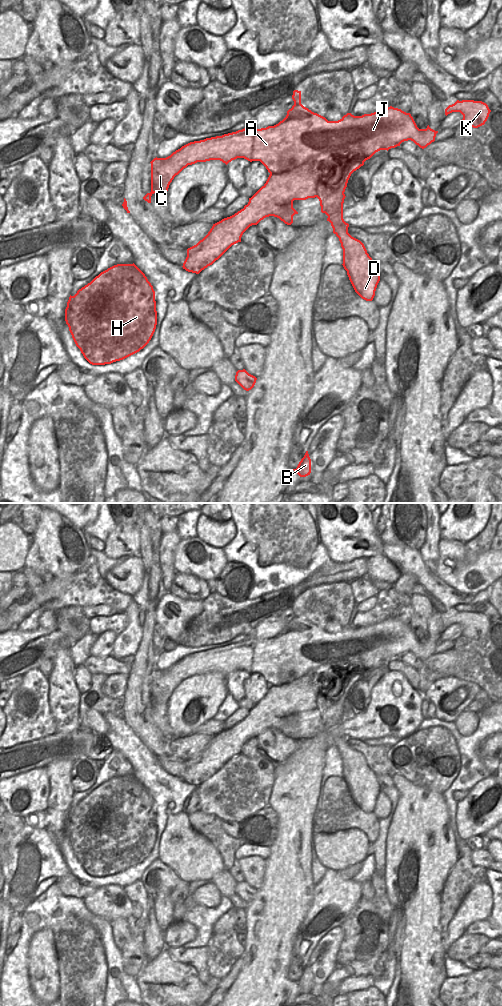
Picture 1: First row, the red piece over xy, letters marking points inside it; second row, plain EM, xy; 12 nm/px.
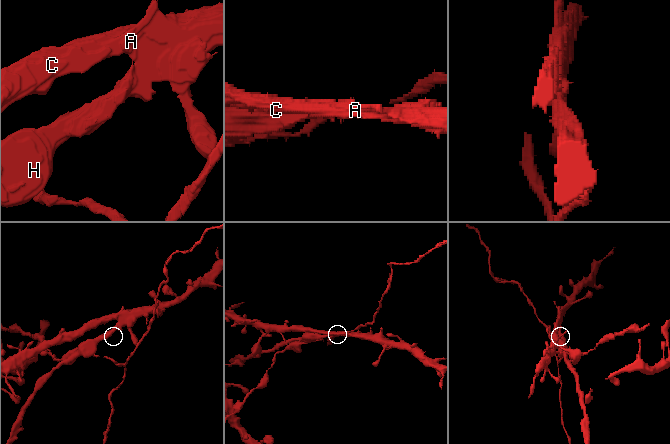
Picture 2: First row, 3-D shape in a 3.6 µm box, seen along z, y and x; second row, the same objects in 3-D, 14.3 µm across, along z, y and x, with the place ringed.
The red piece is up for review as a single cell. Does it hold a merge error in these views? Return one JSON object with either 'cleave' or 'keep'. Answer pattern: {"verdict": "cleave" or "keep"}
{"verdict": "cleave"}

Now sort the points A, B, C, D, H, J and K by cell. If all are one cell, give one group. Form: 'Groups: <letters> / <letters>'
Groups: A C J K / B D H

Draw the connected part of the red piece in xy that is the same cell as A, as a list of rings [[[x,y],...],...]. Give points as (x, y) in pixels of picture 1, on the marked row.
[[[294,90],[292,99],[294,105],[287,111],[286,117],[274,126],[256,129],[247,126],[242,130],[190,142],[173,152],[166,158],[154,158],[151,163],[151,192],[143,199],[151,203],[154,193],[167,193],[172,180],[188,165],[197,162],[220,160],[226,165],[237,158],[250,162],[260,161],[270,174],[280,174],[281,157],[288,156],[298,165],[313,159],[320,162],[319,171],[328,170],[331,155],[335,154],[341,165],[347,165],[348,153],[353,152],[353,162],[366,161],[380,150],[389,150],[400,146],[404,141],[411,140],[424,149],[435,141],[435,131],[427,126],[419,129],[410,113],[392,106],[362,116],[347,113],[338,121],[328,121],[325,117],[312,112],[301,104],[301,91]]]

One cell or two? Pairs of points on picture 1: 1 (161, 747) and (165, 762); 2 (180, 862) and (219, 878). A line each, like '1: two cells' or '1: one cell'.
1: two cells
2: two cells

